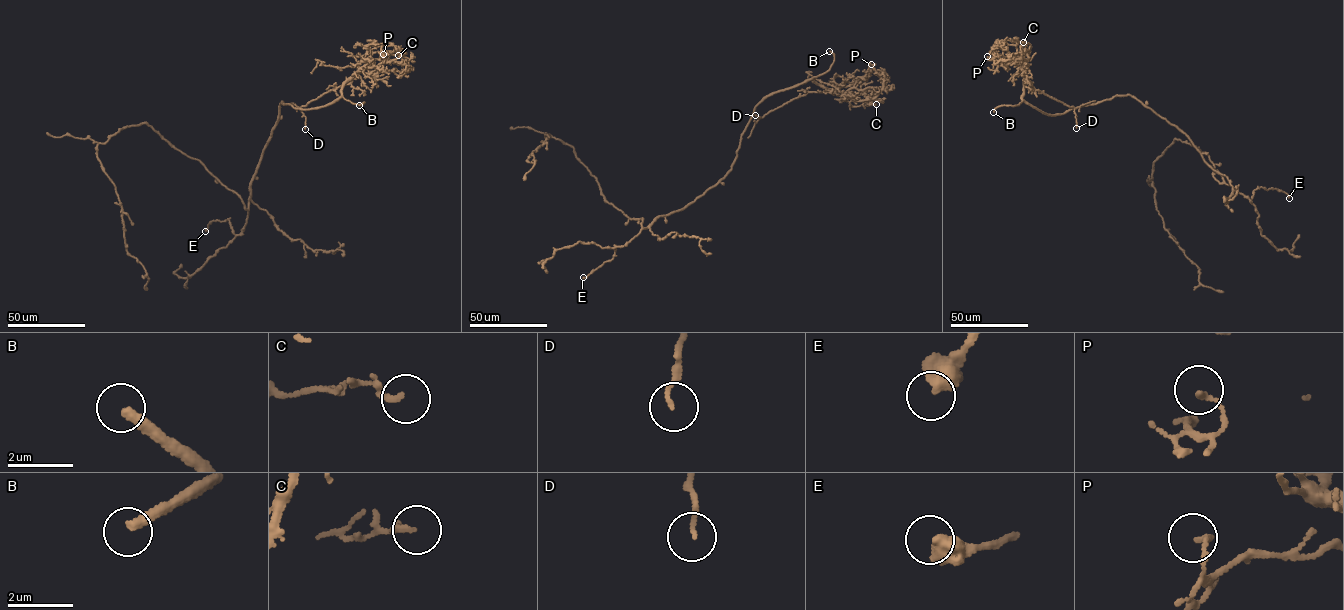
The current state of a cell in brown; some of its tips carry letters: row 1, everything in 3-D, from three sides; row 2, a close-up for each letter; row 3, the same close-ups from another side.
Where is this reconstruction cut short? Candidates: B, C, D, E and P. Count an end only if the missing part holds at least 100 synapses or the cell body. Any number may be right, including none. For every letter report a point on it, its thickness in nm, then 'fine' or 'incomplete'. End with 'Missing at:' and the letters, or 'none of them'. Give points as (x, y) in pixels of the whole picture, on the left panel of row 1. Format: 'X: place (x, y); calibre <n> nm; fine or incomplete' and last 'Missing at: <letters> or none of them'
B: place (359, 105); calibre 320 nm; incomplete
C: place (398, 55); calibre 180 nm; fine
D: place (305, 129); calibre 130 nm; fine
E: place (205, 231); calibre 550 nm; fine
P: place (383, 54); calibre 180 nm; fine
Missing at: B

